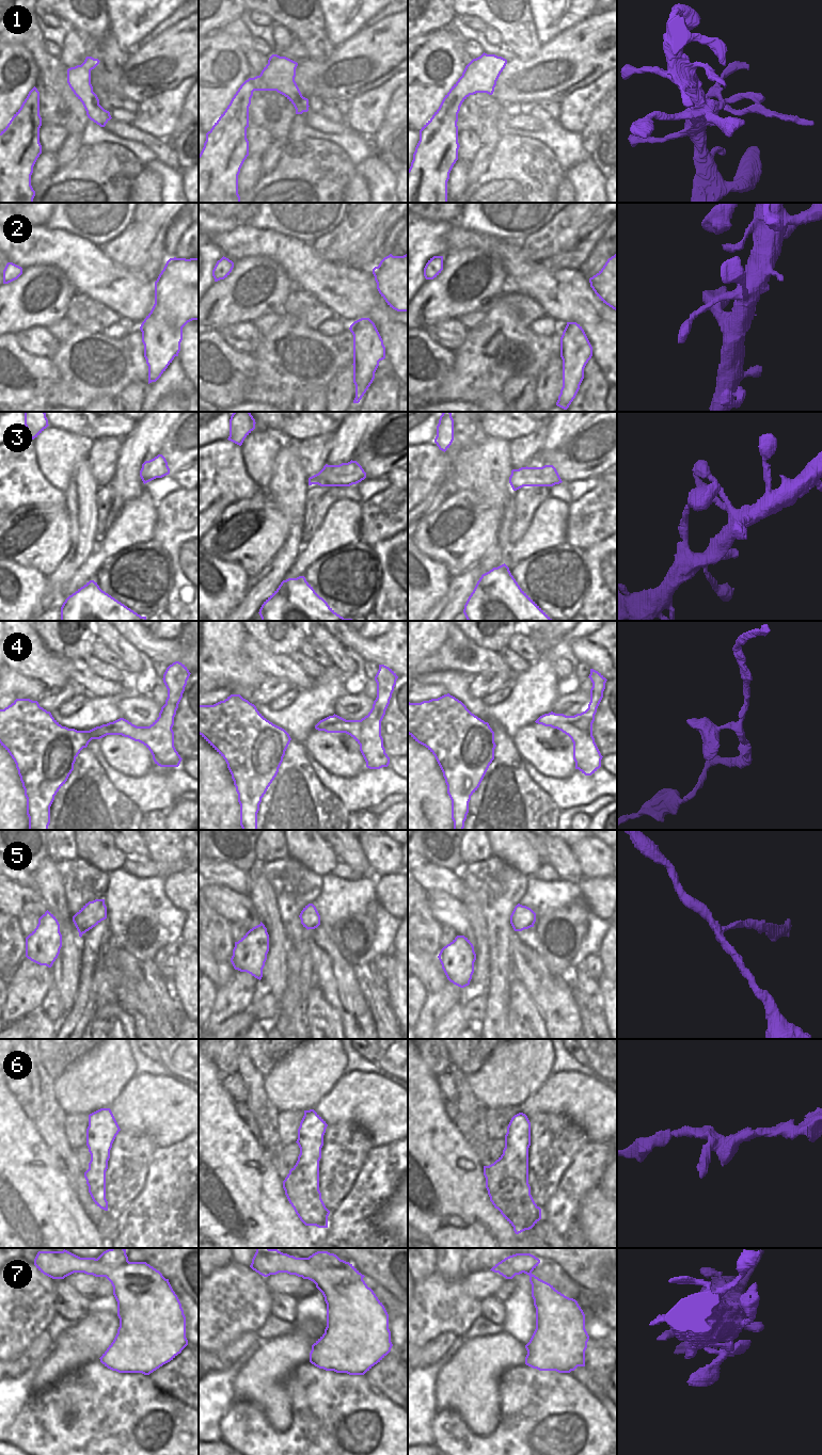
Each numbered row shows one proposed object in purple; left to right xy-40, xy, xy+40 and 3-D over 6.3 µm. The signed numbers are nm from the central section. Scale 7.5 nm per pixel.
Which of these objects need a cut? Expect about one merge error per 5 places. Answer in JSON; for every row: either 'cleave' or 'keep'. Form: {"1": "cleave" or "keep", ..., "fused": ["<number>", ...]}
{"1": "cleave", "2": "keep", "3": "keep", "4": "keep", "5": "keep", "6": "keep", "7": "keep", "fused": ["1"]}

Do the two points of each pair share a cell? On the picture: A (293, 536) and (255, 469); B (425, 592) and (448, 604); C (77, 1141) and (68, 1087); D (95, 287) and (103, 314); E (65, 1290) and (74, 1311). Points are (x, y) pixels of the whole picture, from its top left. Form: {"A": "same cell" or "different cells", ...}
{"A": "different cells", "B": "different cells", "C": "different cells", "D": "different cells", "E": "same cell"}

